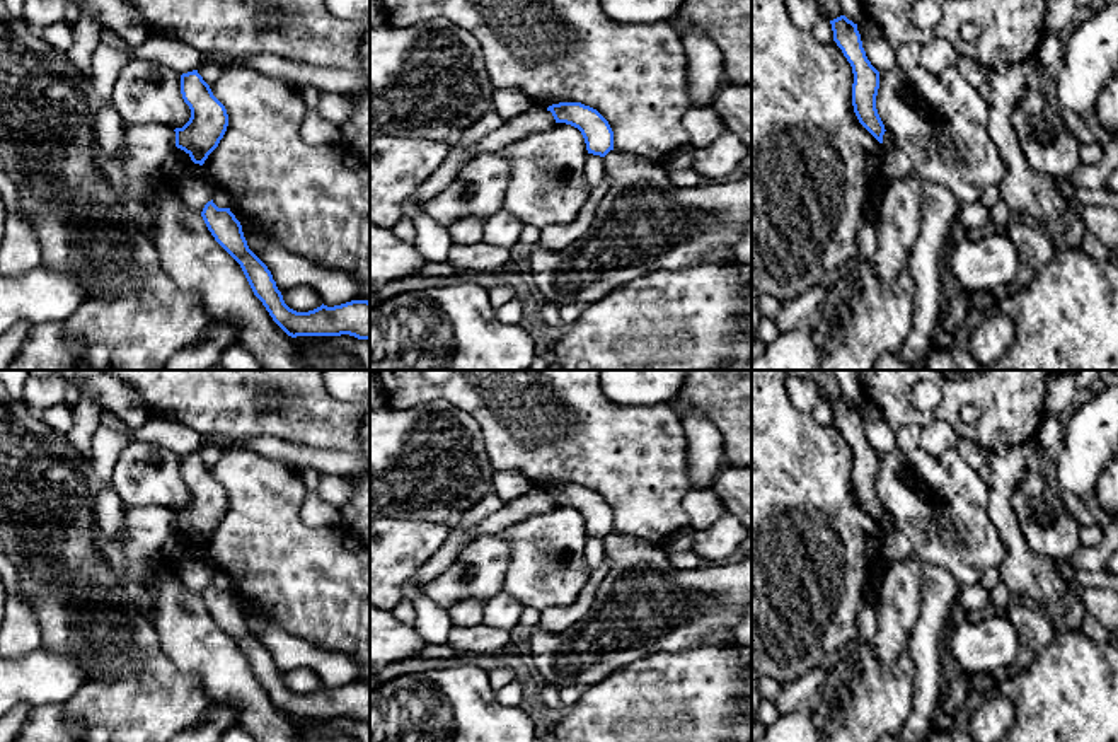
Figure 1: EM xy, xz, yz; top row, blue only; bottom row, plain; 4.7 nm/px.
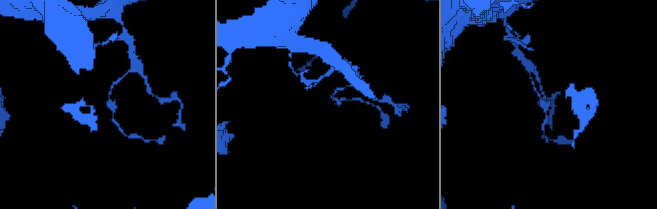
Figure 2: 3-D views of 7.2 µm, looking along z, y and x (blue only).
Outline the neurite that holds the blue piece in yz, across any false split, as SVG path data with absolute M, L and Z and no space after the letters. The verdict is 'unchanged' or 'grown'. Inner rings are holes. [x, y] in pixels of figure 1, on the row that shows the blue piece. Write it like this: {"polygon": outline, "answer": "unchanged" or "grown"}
{"polygon": "M840 15L830 20L833 41L842 49L852 67L852 106L859 123L883 143L885 125L876 109L876 96L879 89L879 72L871 65L862 48L857 24Z", "answer": "unchanged"}

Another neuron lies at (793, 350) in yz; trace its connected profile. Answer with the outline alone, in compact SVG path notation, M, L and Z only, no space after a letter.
M808 329L781 333L765 351L752 360L752 370L815 370L818 351Z

